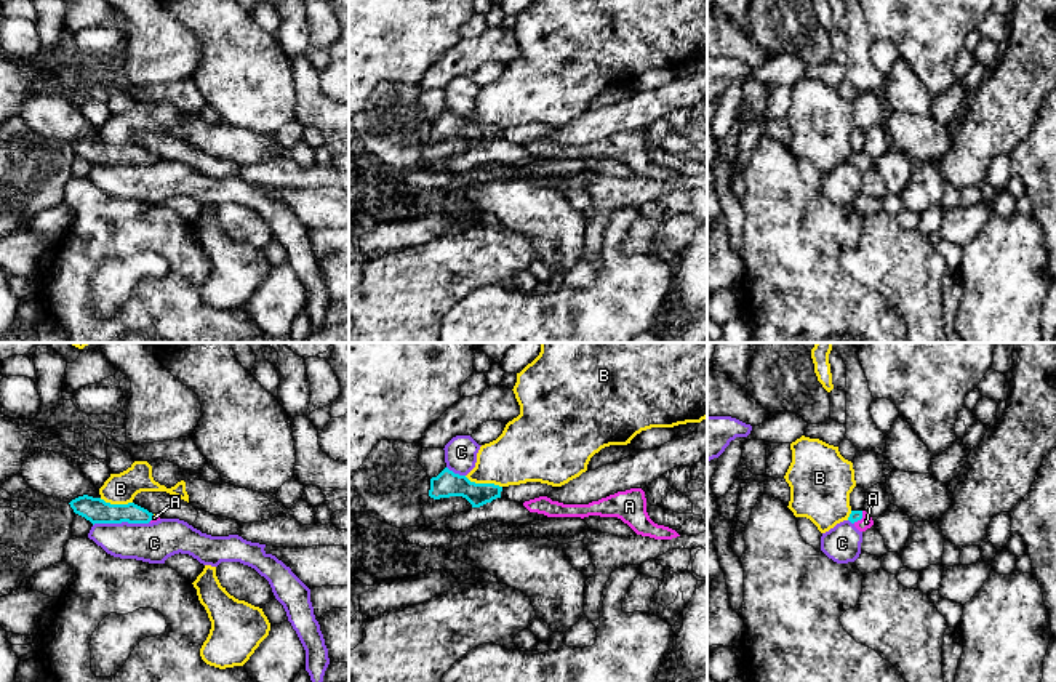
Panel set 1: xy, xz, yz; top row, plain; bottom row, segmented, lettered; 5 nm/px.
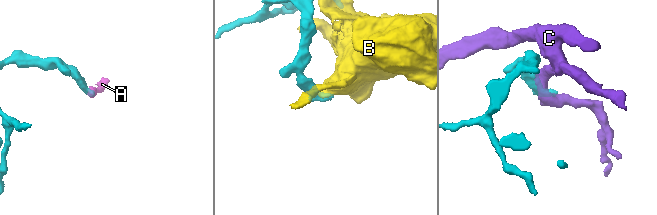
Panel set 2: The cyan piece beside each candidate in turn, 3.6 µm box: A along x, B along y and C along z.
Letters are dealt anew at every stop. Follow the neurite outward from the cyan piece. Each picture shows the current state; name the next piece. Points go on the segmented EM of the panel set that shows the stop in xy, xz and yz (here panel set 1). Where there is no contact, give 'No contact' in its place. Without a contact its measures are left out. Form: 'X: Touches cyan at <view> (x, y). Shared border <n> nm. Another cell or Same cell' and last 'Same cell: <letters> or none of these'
A: Touches cyan at yz (860, 519). Shared border 80 nm. Same cell
B: Touches cyan at xz (484, 484). Shared border 200 nm. Another cell
C: Touches cyan at xy (120, 522). Shared border 280 nm. Another cell
Same cell: A

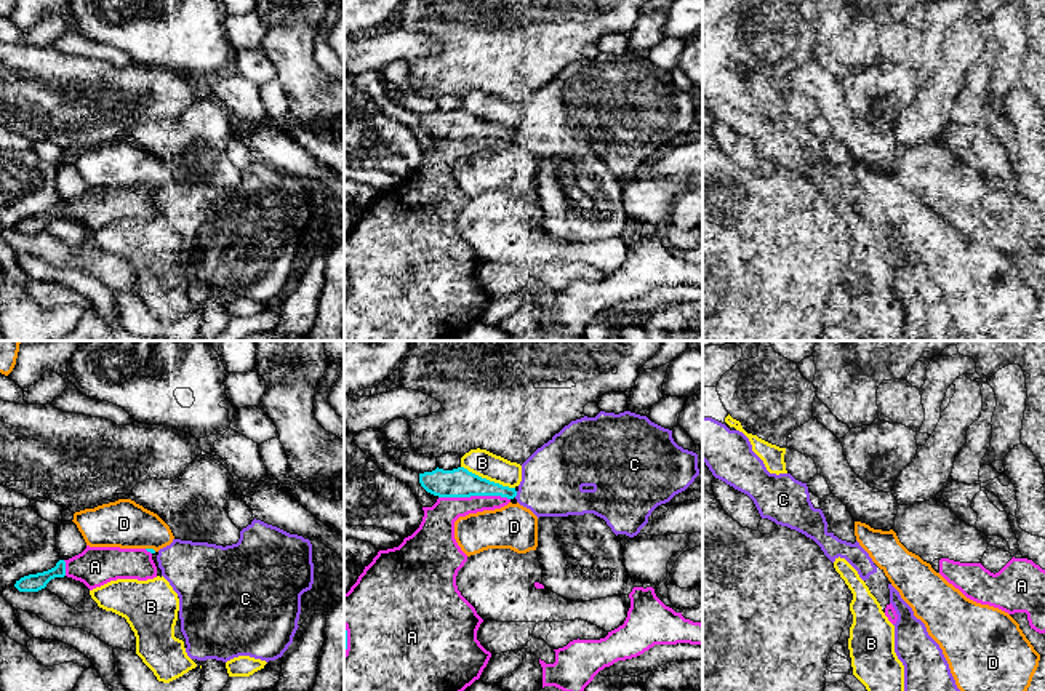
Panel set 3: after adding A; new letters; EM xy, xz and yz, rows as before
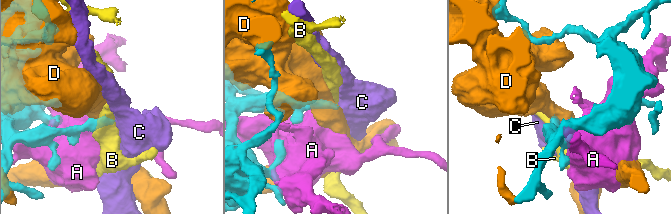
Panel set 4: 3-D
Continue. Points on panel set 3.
A: Touches cyan at xz (474, 495). Shared border 360 nm. Another cell
B: Touches cyan at xz (488, 480). Shared border 300 nm. Another cell
C: Touches cyan at xz (516, 495). Shared border 40 nm. Another cell
D: Touches cyan at xy (151, 549). Shared border 60 nm. Another cell
Same cell: none of these

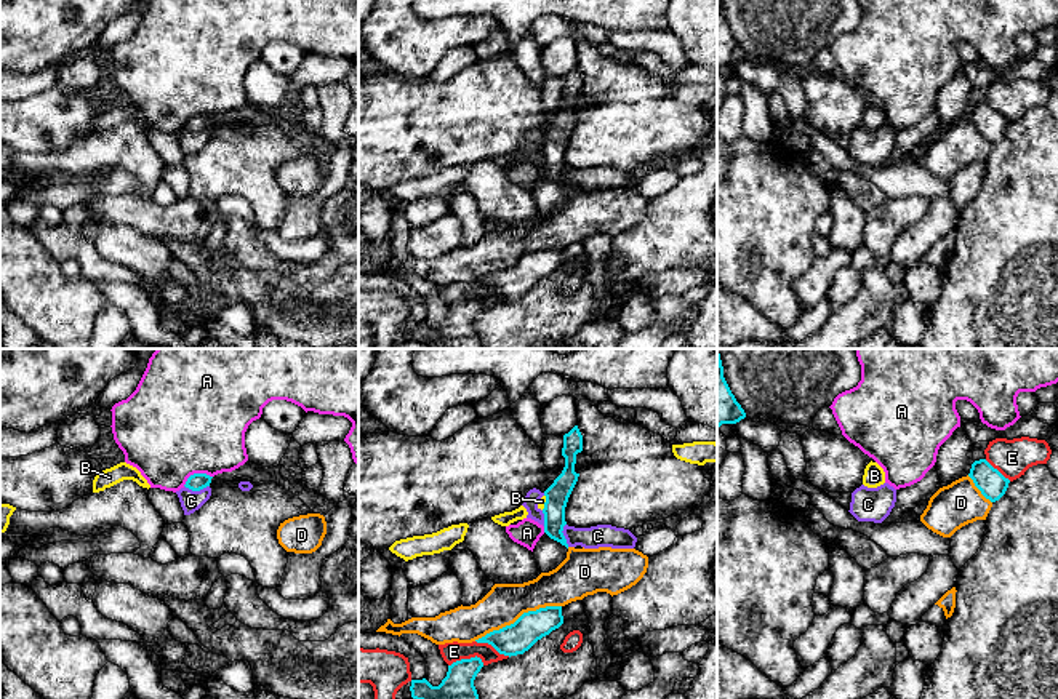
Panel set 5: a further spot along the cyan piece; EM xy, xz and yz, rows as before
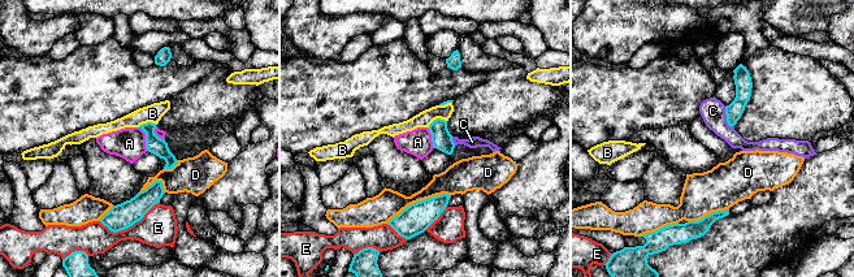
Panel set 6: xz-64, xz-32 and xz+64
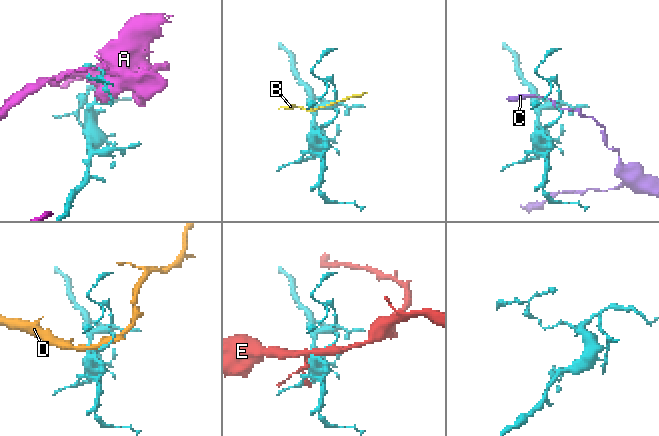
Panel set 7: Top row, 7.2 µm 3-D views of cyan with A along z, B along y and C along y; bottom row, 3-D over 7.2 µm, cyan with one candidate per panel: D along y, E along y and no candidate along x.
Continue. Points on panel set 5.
A: Touches cyan at xy (196, 474). Shared border 160 nm. Another cell
B: Touches cyan at xz (545, 503). Shared border 80 nm. Another cell
C: Touches cyan at xy (197, 490). Shared border 130 nm. Another cell
D: Touches cyan at xz (519, 618). Shared border 480 nm. Another cell
E: Touches cyan at xz (466, 659). Shared border 180 nm. Another cell
Same cell: none of these

